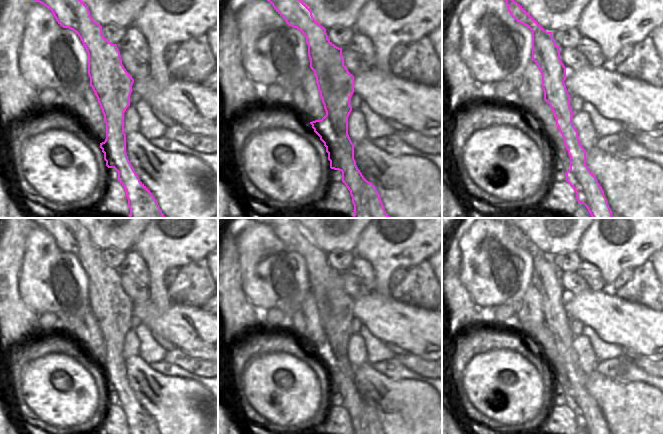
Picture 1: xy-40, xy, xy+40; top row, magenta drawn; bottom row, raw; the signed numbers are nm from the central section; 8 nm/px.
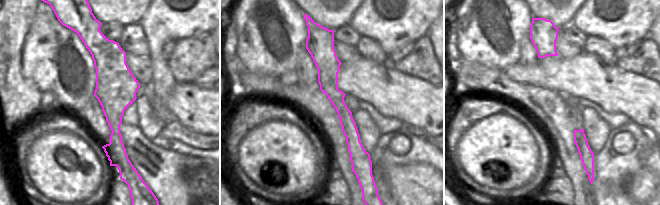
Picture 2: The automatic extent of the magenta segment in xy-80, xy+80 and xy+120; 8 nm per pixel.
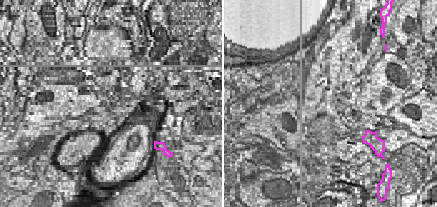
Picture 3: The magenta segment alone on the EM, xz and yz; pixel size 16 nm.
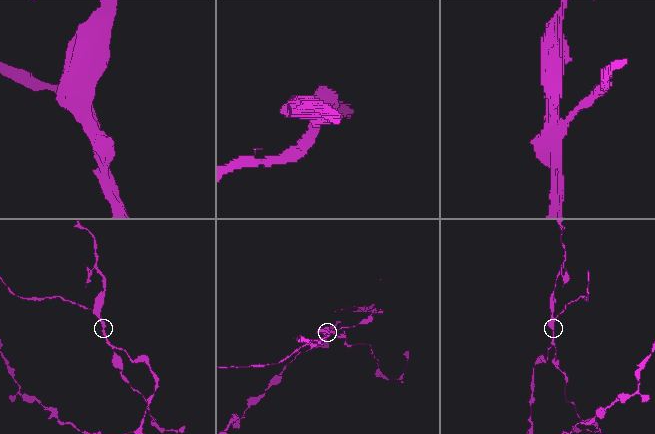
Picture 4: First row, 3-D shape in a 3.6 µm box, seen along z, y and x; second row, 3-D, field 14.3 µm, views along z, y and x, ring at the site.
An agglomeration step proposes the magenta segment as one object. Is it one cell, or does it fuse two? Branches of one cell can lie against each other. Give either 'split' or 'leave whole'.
split

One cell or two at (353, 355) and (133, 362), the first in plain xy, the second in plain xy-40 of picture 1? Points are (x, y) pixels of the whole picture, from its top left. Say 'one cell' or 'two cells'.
two cells

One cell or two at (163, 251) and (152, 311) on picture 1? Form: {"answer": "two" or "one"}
{"answer": "two"}

